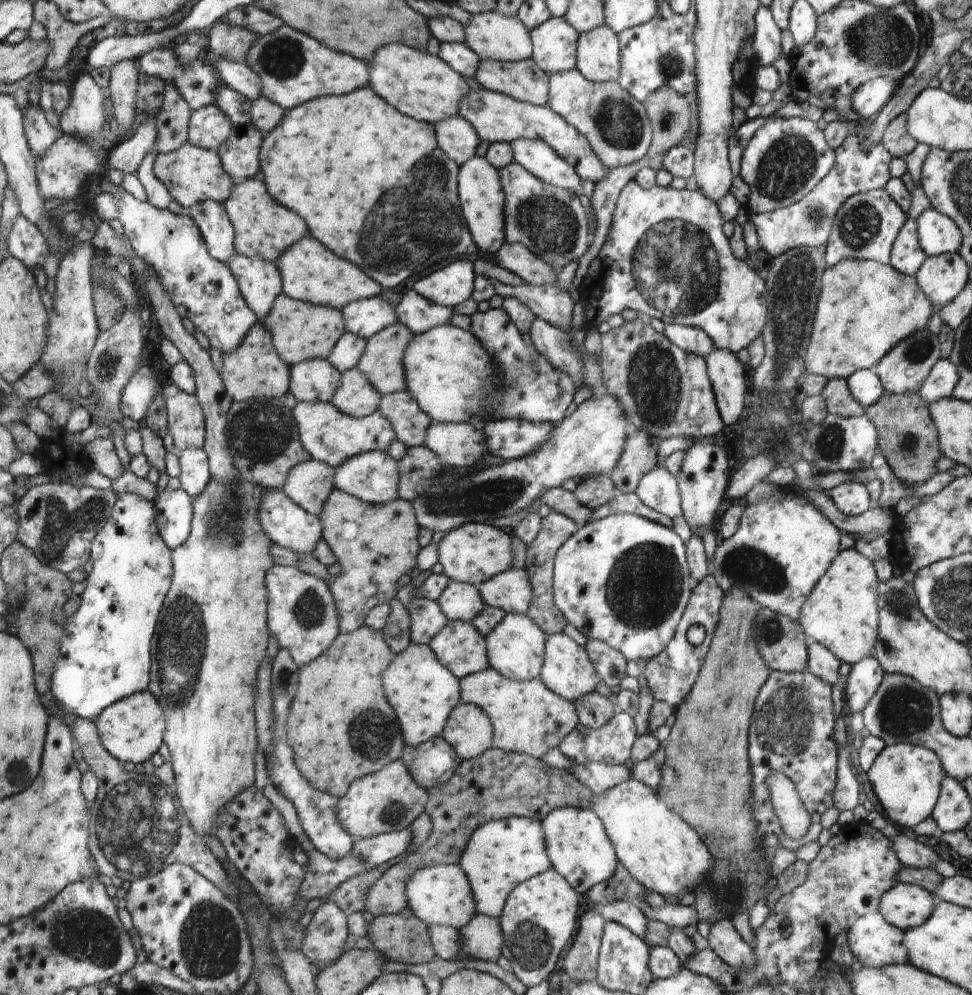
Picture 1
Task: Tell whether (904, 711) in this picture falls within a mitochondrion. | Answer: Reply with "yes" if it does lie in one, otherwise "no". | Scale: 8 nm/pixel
yes

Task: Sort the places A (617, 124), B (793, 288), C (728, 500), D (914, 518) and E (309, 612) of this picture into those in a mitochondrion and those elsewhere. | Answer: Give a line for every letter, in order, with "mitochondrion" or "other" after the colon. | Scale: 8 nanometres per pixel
A: mitochondrion
B: mitochondrion
C: other
D: other
E: mitochondrion

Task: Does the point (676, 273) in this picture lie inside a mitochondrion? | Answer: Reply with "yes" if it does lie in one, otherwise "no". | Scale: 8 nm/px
yes

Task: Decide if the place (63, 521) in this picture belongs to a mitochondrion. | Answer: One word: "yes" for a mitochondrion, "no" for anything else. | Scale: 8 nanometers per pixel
yes

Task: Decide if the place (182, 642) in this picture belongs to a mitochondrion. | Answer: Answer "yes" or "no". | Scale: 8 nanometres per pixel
yes

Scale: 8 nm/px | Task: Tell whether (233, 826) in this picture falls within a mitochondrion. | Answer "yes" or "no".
no

